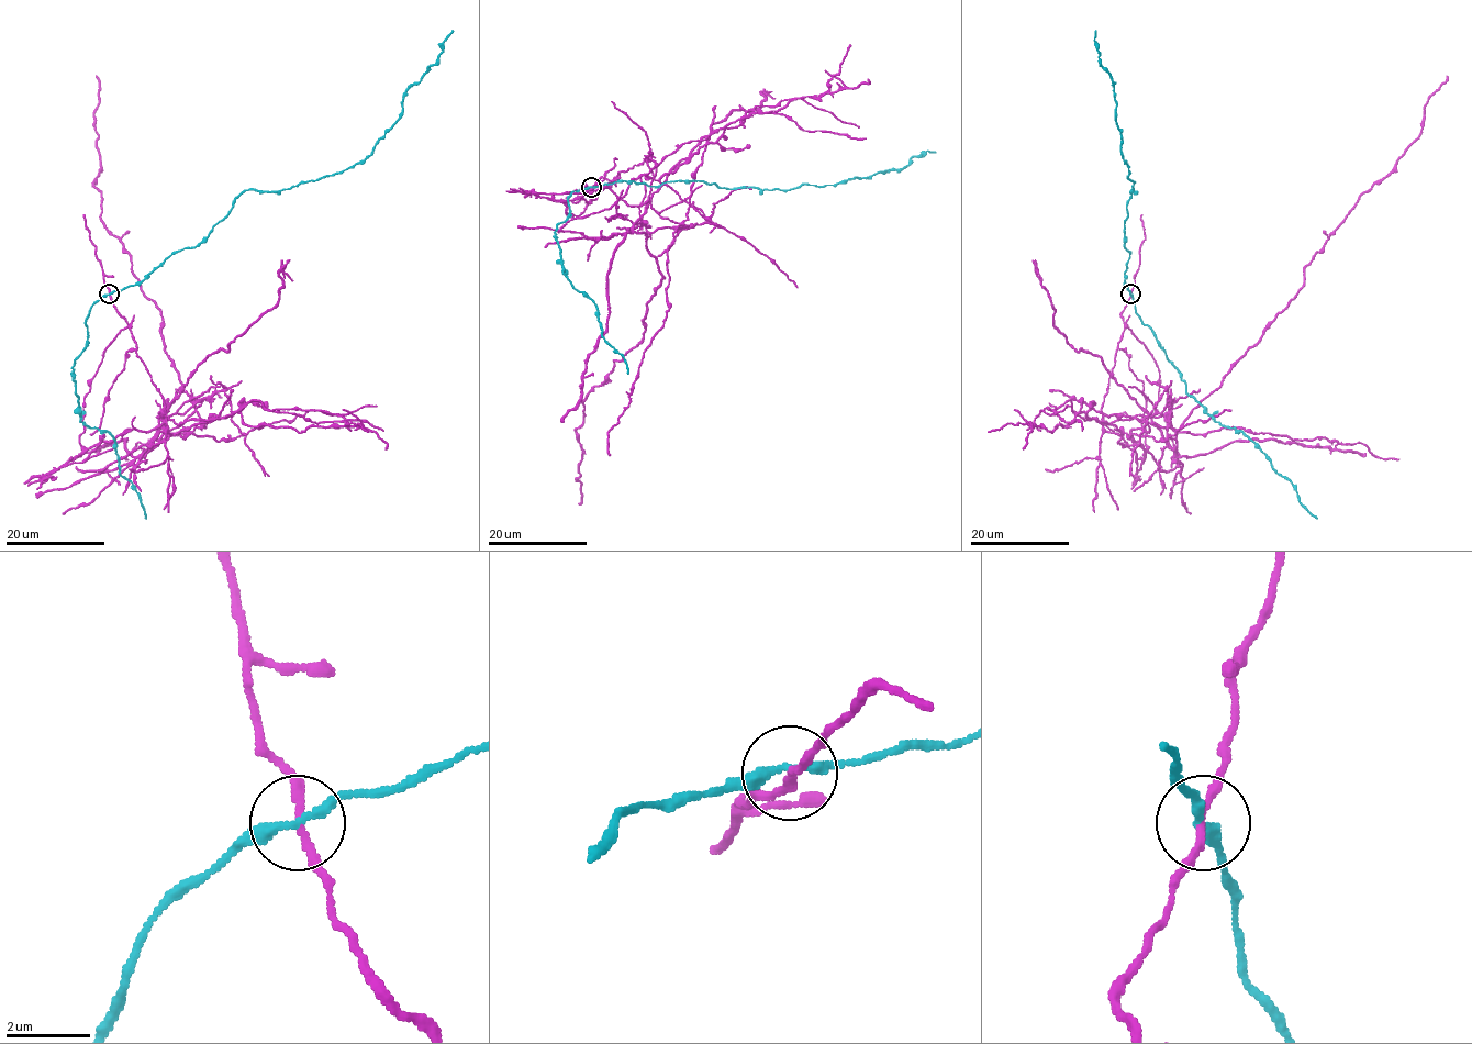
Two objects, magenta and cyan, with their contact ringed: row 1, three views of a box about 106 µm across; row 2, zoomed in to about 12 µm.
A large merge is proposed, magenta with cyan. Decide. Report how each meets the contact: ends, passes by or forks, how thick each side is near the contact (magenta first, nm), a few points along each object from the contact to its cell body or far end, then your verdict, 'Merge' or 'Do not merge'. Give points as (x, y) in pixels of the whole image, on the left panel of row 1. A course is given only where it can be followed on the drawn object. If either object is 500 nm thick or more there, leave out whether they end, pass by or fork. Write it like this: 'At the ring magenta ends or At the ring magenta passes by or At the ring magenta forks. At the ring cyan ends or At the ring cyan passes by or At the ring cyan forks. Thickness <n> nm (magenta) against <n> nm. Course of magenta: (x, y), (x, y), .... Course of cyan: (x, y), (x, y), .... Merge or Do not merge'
At the ring magenta passes by. At the ring cyan passes by. Thickness 170 nm (magenta) against 200 nm. Course of magenta: (109, 293), (129, 324), (86, 451), (200, 403), (166, 430), (181, 385), (100, 219), (97, 75). Course of cyan: (109, 293), (138, 285), (171, 254), (198, 245), (246, 190), (290, 189), (361, 163), (454, 31). Do not merge

